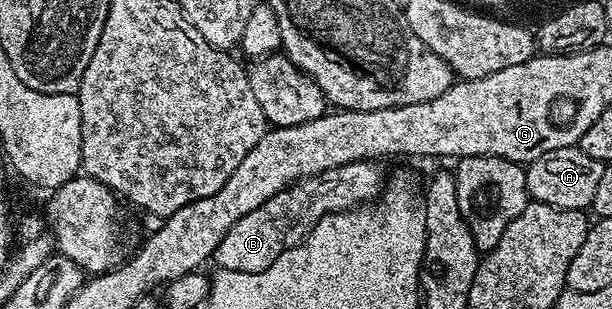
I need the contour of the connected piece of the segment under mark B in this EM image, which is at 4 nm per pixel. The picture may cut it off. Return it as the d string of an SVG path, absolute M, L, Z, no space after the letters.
M371 160L350 162L336 170L327 170L312 178L285 187L277 196L265 200L261 208L253 208L249 216L241 216L225 240L217 244L214 265L220 270L233 272L261 272L289 248L306 238L307 233L327 214L339 214L343 210L354 210L357 206L370 204L378 199L384 189L383 174Z

